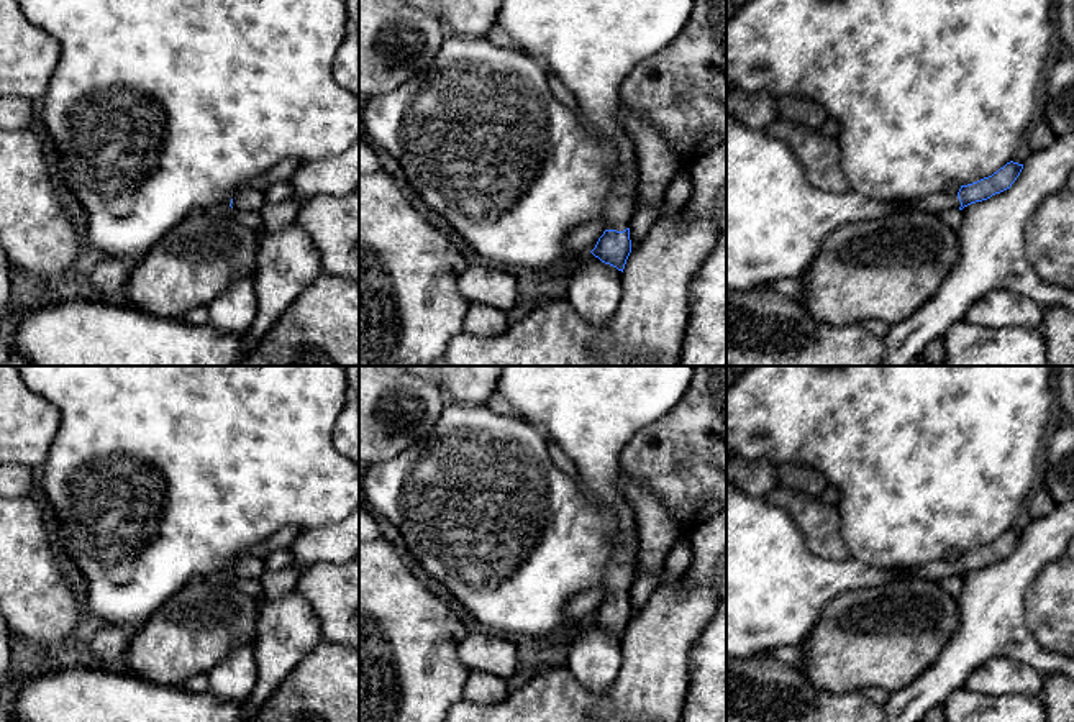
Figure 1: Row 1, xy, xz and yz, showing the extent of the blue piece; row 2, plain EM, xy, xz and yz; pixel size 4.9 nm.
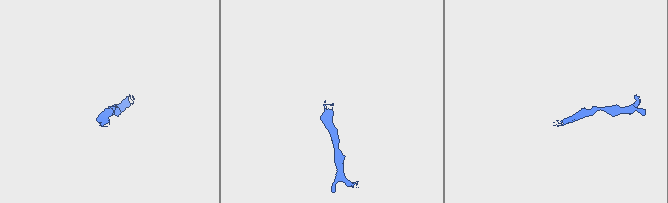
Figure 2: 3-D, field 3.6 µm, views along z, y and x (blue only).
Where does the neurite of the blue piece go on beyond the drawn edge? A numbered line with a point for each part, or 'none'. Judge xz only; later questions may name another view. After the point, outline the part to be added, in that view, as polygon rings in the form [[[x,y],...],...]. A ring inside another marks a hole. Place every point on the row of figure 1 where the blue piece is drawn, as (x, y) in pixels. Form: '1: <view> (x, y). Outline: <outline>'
1: xz (591, 45). Outline: [[[502,0],[497,23],[554,72],[576,95],[580,120],[617,146],[620,167],[613,194],[602,213],[607,230],[623,231],[635,213],[636,149],[617,117],[620,85],[646,57],[664,49],[685,28],[695,0]]]

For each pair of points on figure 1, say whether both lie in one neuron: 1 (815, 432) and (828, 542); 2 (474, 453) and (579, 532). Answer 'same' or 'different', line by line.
1: different
2: same

